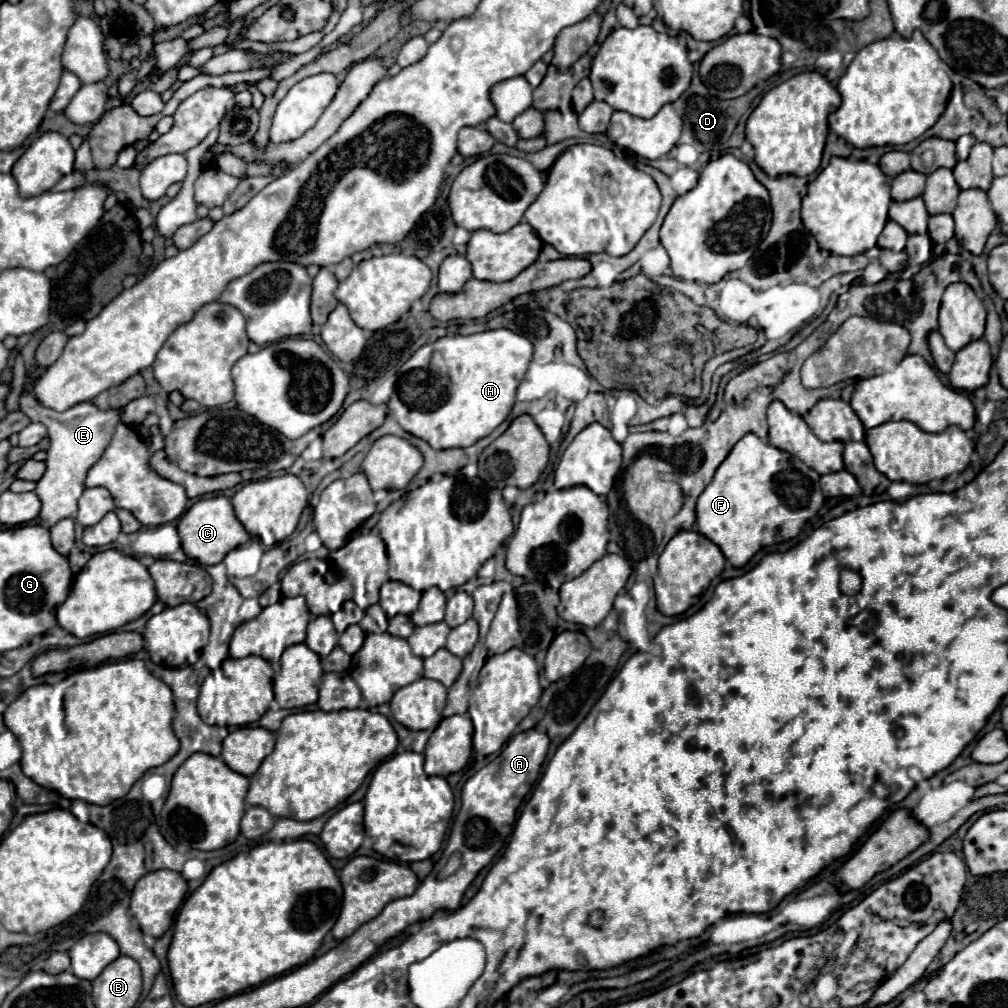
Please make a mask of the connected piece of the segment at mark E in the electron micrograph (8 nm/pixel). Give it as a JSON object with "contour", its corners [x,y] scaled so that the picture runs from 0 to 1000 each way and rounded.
{"contour":[[[22,391],[20,397],[20,407],[32,417],[40,419],[48,425],[50,433],[50,444],[48,444],[48,454],[46,454],[46,468],[36,480],[36,492],[42,498],[40,506],[40,516],[46,518],[48,522],[54,522],[62,514],[73,514],[75,510],[75,498],[83,488],[83,474],[87,464],[101,452],[117,417],[119,407],[97,407],[89,399],[75,401],[63,409],[56,409],[50,405],[42,405],[38,397],[34,397],[32,391]]]}

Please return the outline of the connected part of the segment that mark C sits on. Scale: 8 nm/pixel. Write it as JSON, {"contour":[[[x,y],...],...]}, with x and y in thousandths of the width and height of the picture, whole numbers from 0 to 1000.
{"contour":[[[214,492],[206,496],[196,496],[190,504],[187,504],[177,516],[177,530],[181,536],[181,546],[187,554],[194,556],[200,562],[216,560],[222,556],[224,548],[244,540],[248,536],[246,528],[240,524],[238,516],[232,512],[230,500],[224,492]]]}

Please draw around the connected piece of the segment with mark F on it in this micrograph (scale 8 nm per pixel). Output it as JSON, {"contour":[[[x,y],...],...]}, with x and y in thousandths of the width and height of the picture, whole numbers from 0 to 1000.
{"contour":[[[740,431],[712,462],[708,476],[691,495],[690,522],[694,530],[712,540],[726,562],[736,563],[754,544],[792,532],[800,516],[815,500],[817,492],[808,468],[802,468],[786,450],[756,438],[748,431]]]}

